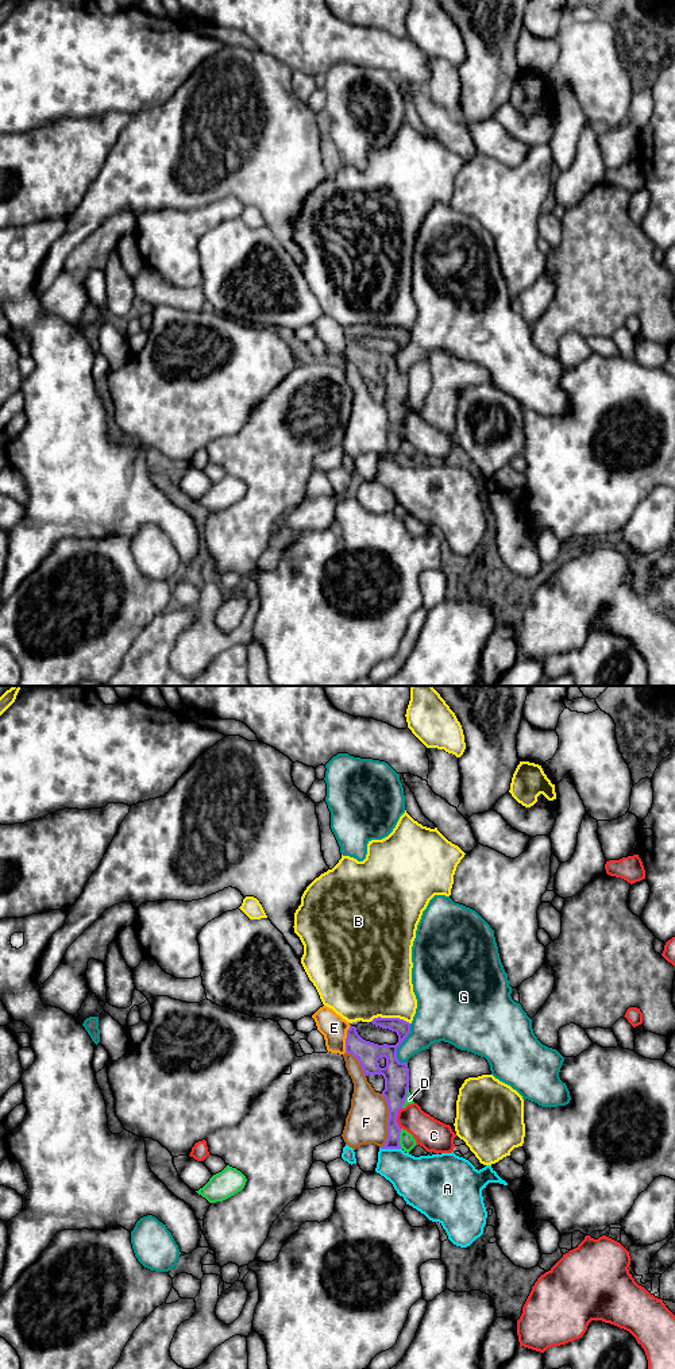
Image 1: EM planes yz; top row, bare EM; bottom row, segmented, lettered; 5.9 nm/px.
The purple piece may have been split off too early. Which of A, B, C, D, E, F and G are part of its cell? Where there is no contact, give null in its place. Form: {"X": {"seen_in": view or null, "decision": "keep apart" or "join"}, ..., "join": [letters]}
{"A": {"seen_in": "yz", "decision": "keep apart"}, "B": {"seen_in": "yz", "decision": "keep apart"}, "C": {"seen_in": "yz", "decision": "keep apart"}, "D": {"seen_in": "yz", "decision": "keep apart"}, "E": {"seen_in": "yz", "decision": "keep apart"}, "F": {"seen_in": "yz", "decision": "keep apart"}, "G": {"seen_in": "yz", "decision": "keep apart"}, "join": []}

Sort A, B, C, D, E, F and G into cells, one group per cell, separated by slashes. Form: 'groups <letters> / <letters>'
groups A / B / C / D / E F / G

